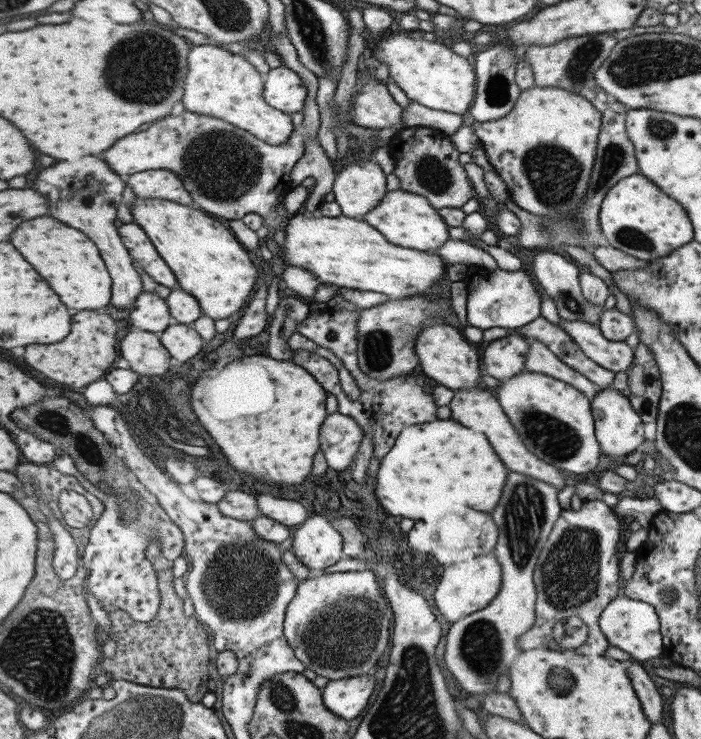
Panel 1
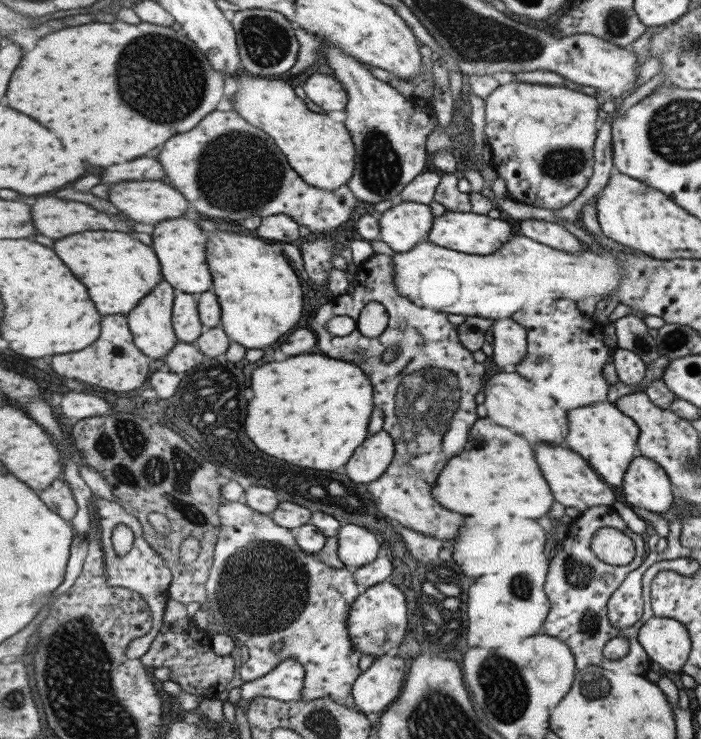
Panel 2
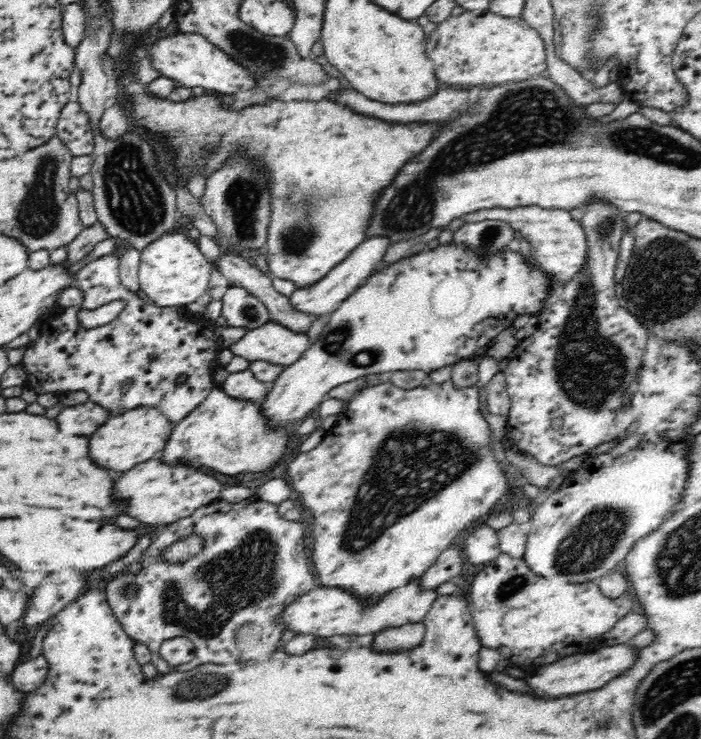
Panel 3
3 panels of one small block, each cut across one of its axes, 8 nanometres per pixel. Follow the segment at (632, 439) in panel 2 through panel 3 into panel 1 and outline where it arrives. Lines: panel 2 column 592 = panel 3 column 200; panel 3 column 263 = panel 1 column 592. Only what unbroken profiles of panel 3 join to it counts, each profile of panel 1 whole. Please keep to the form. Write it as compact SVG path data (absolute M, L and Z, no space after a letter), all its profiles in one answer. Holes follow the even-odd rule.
M525 370L519 376L500 381L494 392L535 455L576 474L593 472L601 464L602 445L596 434L592 400L574 385Z

